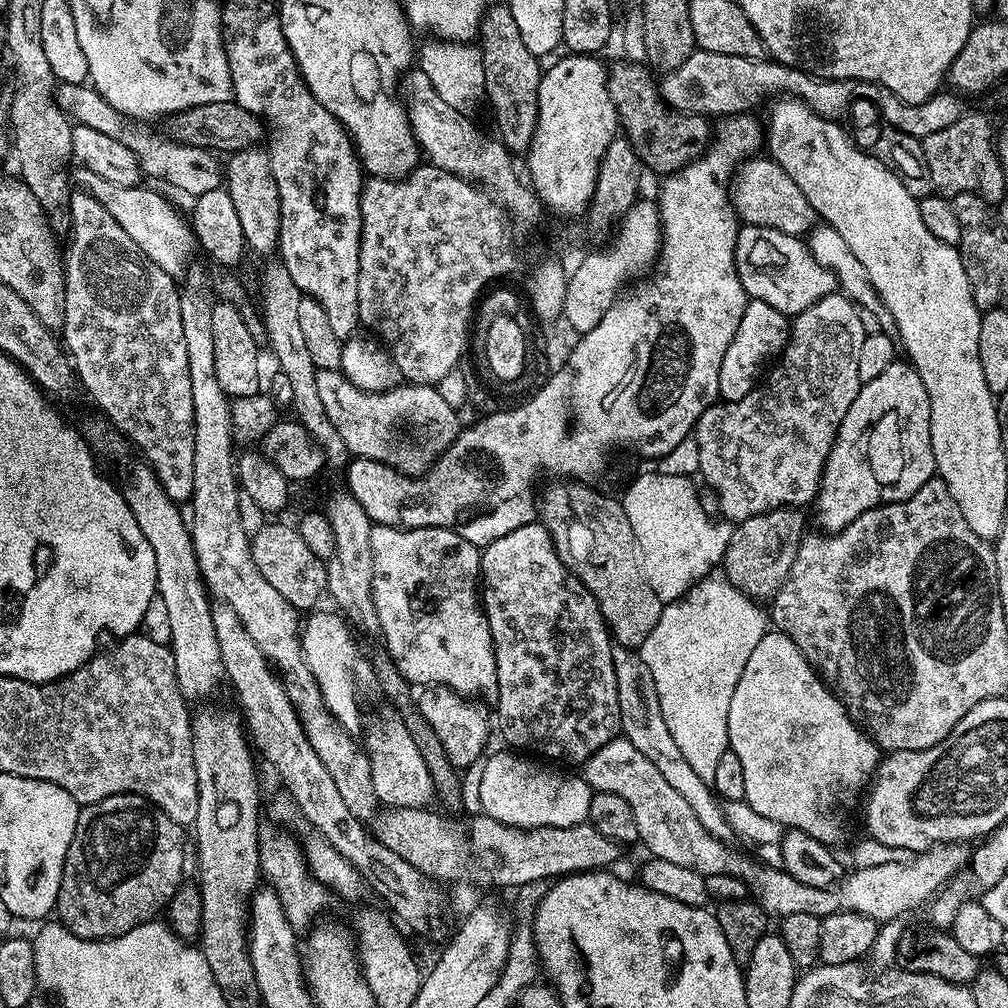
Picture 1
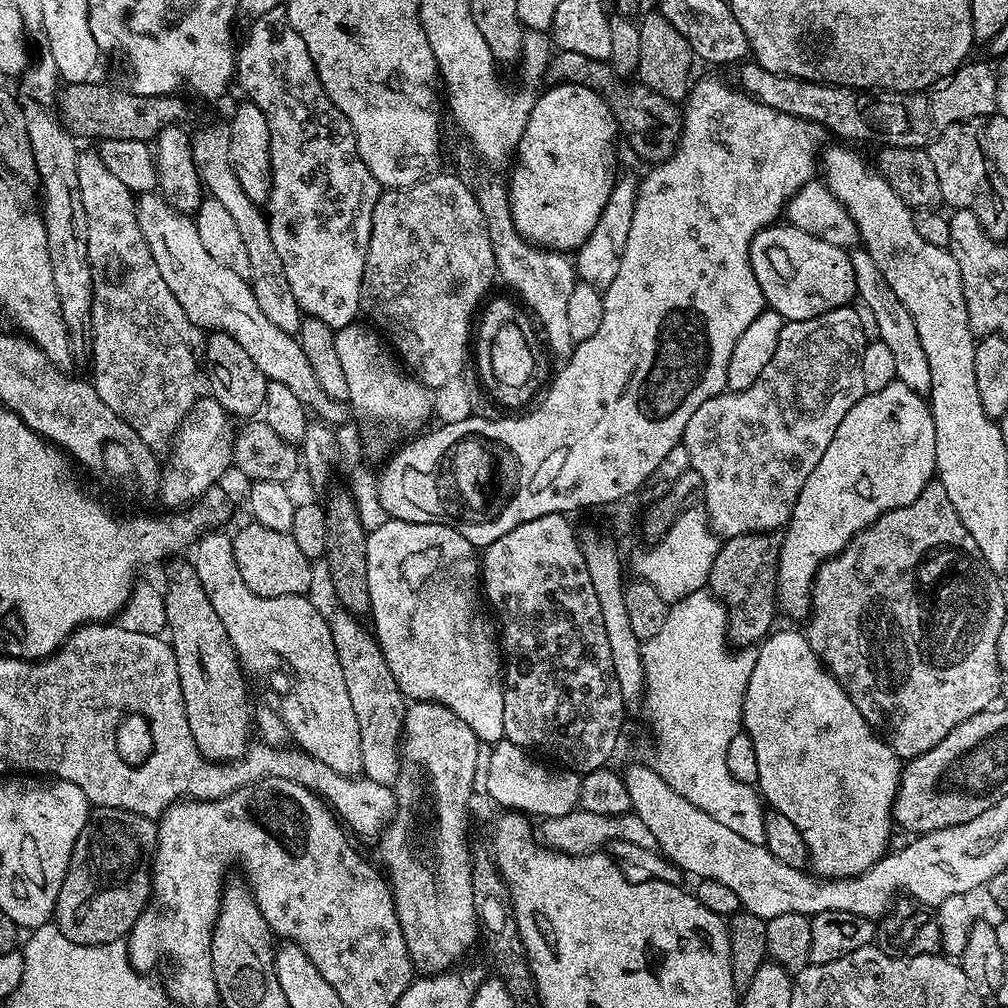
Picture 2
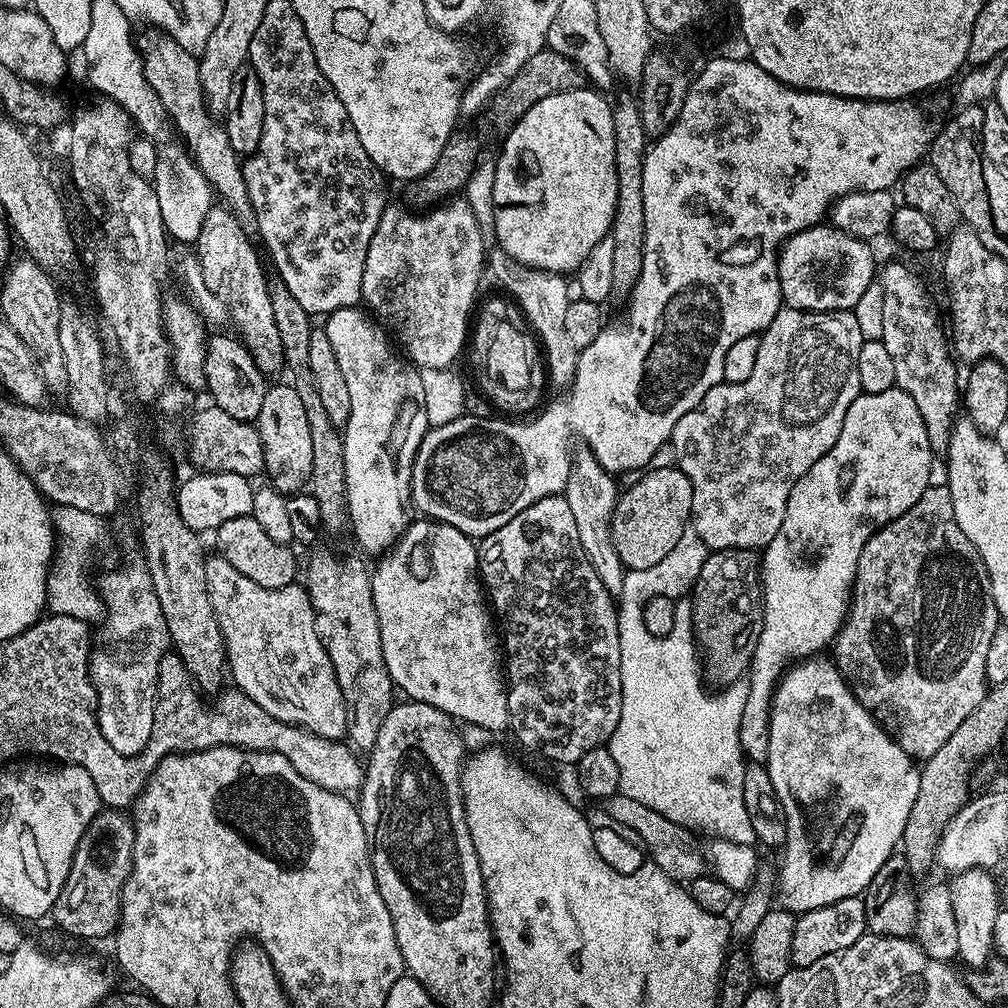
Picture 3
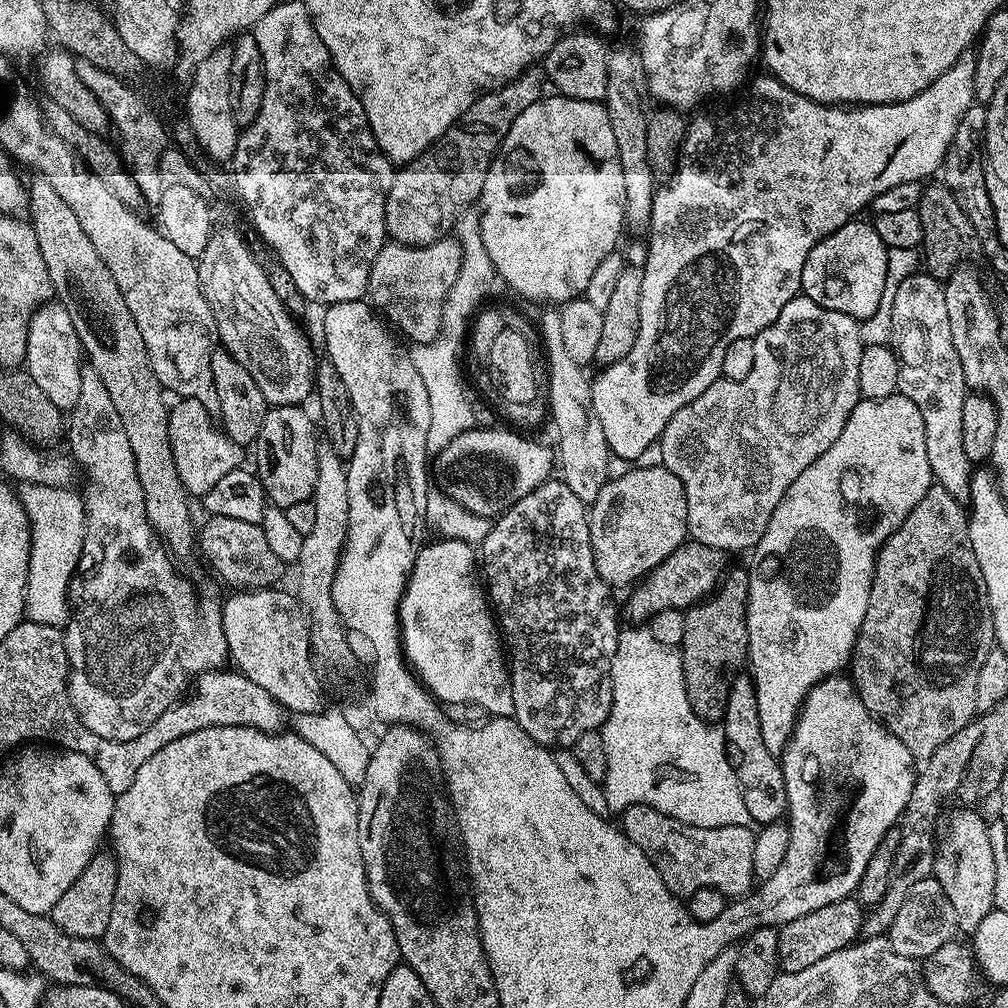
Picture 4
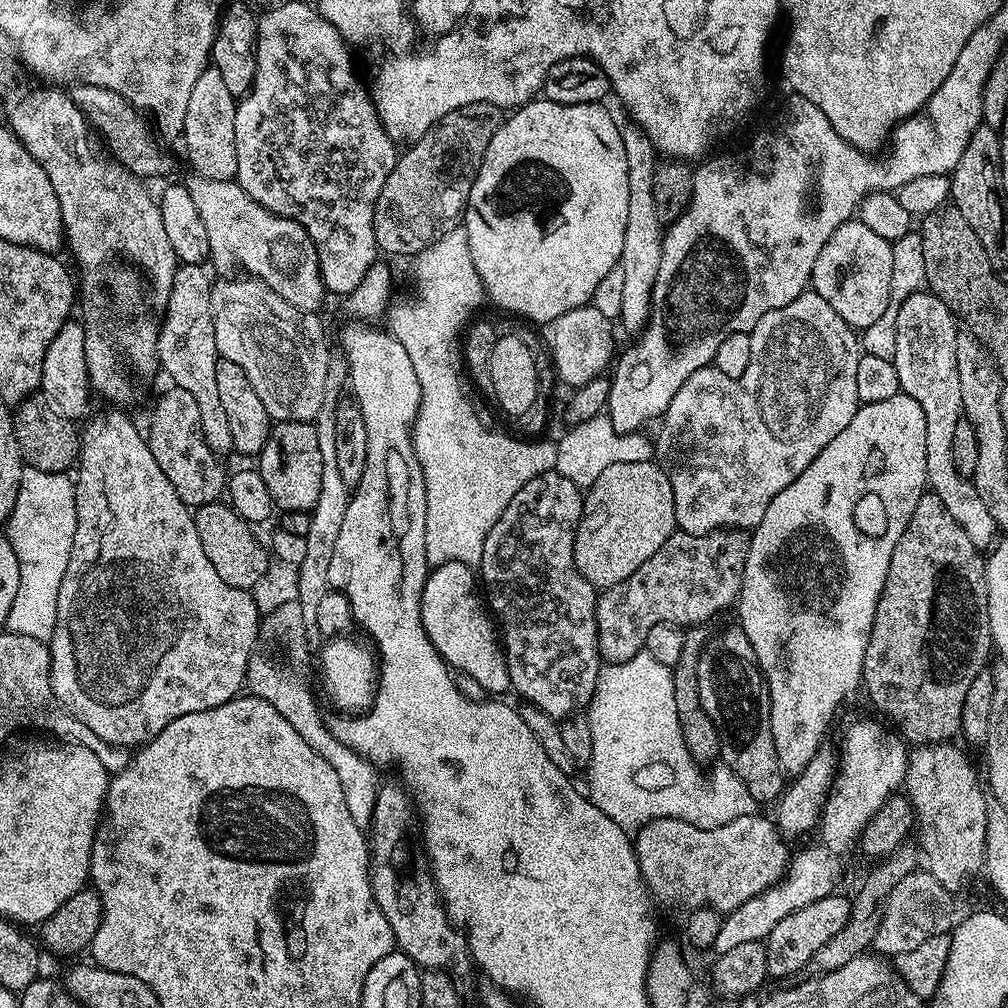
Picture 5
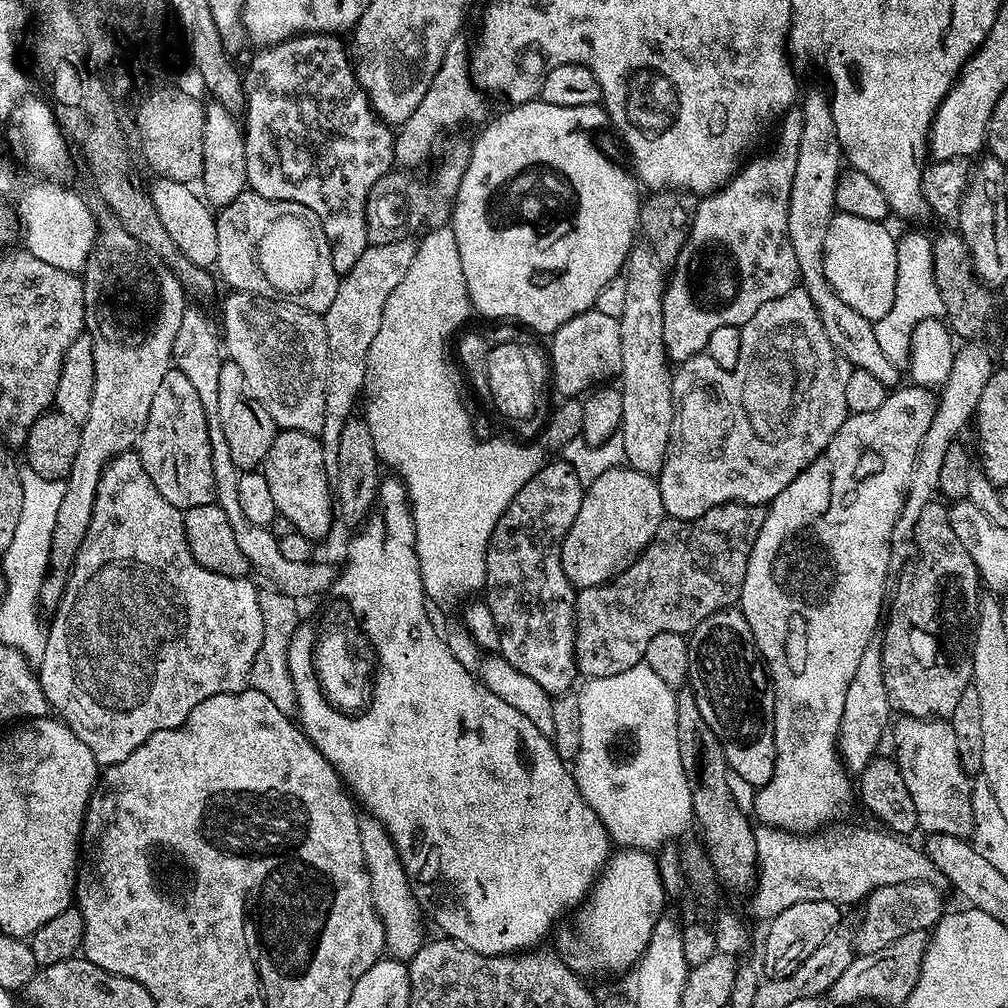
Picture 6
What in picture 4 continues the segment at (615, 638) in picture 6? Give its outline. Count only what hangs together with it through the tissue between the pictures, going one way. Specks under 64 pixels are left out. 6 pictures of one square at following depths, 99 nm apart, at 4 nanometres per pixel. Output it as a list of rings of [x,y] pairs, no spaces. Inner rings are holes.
[[[685,542],[678,546],[678,550],[674,550],[674,554],[670,554],[670,558],[666,558],[655,568],[653,572],[649,572],[643,580],[639,581],[631,589],[632,592],[628,596],[628,616],[632,622],[647,622],[651,620],[654,614],[658,614],[662,610],[670,610],[671,608],[679,608],[687,610],[700,600],[705,600],[712,591],[716,589],[720,583],[726,569],[729,567],[729,557],[722,550],[718,550],[714,546],[702,546],[695,542]]]

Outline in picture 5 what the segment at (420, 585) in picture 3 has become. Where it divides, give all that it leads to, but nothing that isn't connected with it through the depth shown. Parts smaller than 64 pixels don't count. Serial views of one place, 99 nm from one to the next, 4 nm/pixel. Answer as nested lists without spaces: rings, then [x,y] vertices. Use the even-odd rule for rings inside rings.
[[[451,560],[429,571],[420,599],[420,617],[430,642],[449,668],[465,672],[467,679],[478,682],[488,694],[512,688],[498,625],[478,587],[477,573],[469,565]]]

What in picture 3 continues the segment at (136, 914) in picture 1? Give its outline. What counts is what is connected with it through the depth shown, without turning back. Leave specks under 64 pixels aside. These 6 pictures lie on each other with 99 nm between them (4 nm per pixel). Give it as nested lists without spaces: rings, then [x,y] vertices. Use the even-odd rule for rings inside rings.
[[[120,810],[97,812],[74,850],[70,874],[50,913],[62,931],[80,940],[100,940],[115,933],[120,922],[122,890],[132,872],[133,850],[134,826],[131,819]]]

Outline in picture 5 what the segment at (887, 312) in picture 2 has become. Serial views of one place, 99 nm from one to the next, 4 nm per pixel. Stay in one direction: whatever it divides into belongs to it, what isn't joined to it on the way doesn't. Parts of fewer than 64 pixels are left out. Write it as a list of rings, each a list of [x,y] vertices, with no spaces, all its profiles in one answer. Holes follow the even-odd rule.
[[[916,291],[900,304],[896,330],[897,346],[891,359],[898,370],[900,391],[903,395],[914,398],[914,402],[922,406],[922,414],[926,414],[928,488],[938,494],[938,498],[942,498],[942,503],[946,505],[954,522],[962,526],[976,548],[991,549],[998,536],[994,518],[990,518],[990,510],[986,510],[971,479],[962,475],[958,466],[954,466],[954,426],[958,426],[964,410],[956,357],[957,317],[946,302],[939,300],[930,291]]]

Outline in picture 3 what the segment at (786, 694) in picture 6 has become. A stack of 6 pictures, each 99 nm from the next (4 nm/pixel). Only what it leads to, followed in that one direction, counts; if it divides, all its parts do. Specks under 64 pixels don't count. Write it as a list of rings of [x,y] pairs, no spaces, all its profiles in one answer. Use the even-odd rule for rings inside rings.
[[[891,388],[890,390],[882,390],[882,394],[863,393],[858,398],[854,398],[854,402],[850,402],[850,410],[846,410],[846,422],[842,422],[842,434],[838,434],[838,442],[834,442],[834,446],[830,446],[830,450],[826,454],[822,454],[822,458],[818,458],[818,462],[814,462],[814,466],[810,466],[810,470],[806,470],[806,474],[802,474],[802,478],[798,478],[798,482],[794,482],[794,490],[790,490],[790,498],[786,502],[786,518],[782,518],[782,527],[778,529],[778,534],[774,534],[774,538],[768,543],[767,548],[763,549],[760,557],[760,581],[764,583],[764,625],[762,626],[762,634],[758,638],[758,650],[754,650],[754,658],[752,659],[752,667],[746,673],[748,682],[748,693],[746,694],[746,710],[742,710],[742,722],[740,723],[740,743],[747,755],[752,758],[764,758],[768,755],[768,727],[770,726],[770,714],[772,713],[772,696],[776,692],[776,685],[780,682],[780,677],[788,671],[789,667],[805,658],[815,657],[824,647],[831,645],[840,628],[844,624],[844,619],[848,616],[848,609],[852,599],[852,584],[856,581],[856,571],[858,570],[858,558],[862,554],[862,548],[866,546],[866,542],[870,542],[870,538],[878,529],[885,528],[890,522],[894,522],[894,518],[898,518],[902,514],[906,514],[906,510],[910,510],[910,506],[914,506],[914,502],[918,502],[918,498],[922,498],[922,494],[933,483],[932,477],[932,459],[934,453],[930,446],[930,438],[926,438],[926,422],[922,422],[922,414],[918,414],[918,406],[914,406],[914,398],[910,398],[910,394],[906,394],[901,388]]]

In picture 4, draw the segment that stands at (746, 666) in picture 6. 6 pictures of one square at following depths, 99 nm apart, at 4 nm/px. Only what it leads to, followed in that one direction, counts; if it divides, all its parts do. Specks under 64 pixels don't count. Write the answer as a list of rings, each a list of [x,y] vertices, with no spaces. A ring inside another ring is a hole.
[[[737,674],[731,677],[722,727],[724,745],[740,783],[742,802],[746,802],[746,810],[750,810],[752,824],[763,826],[783,821],[788,810],[786,778],[782,774],[777,753],[766,750],[766,742],[762,742],[762,722],[758,718],[758,698],[751,675]]]

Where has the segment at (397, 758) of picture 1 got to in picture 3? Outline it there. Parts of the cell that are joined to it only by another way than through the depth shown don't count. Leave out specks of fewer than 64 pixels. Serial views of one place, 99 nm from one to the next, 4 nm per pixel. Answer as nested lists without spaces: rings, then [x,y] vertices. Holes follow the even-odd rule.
[[[324,552],[313,562],[306,587],[316,611],[318,638],[322,638],[322,646],[334,666],[346,702],[347,739],[357,749],[370,750],[376,744],[382,718],[386,718],[392,709],[394,685],[382,658],[380,623],[372,601],[369,573],[364,573],[364,564],[356,556],[339,560],[334,553]]]

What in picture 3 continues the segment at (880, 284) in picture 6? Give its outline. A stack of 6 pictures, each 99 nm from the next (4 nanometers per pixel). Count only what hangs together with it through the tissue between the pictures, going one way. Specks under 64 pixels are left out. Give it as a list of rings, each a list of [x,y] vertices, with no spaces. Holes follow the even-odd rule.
[[[831,226],[807,228],[794,234],[784,241],[778,252],[783,303],[803,312],[852,310],[866,288],[873,284],[878,272],[878,264],[876,268],[876,260],[872,257],[872,247],[869,241],[859,240]]]

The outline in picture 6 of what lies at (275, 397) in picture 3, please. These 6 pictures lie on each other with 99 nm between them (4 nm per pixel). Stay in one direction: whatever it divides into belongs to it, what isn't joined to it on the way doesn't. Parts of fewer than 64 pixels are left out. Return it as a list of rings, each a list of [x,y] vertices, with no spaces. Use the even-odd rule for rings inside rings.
[[[289,428],[277,431],[274,442],[264,459],[262,471],[266,482],[270,486],[270,494],[274,498],[277,513],[286,515],[293,526],[294,532],[300,532],[307,540],[319,542],[332,528],[332,512],[334,516],[334,488],[330,483],[330,472],[326,469],[326,462],[322,458],[322,446],[319,436],[311,436],[298,430]]]

